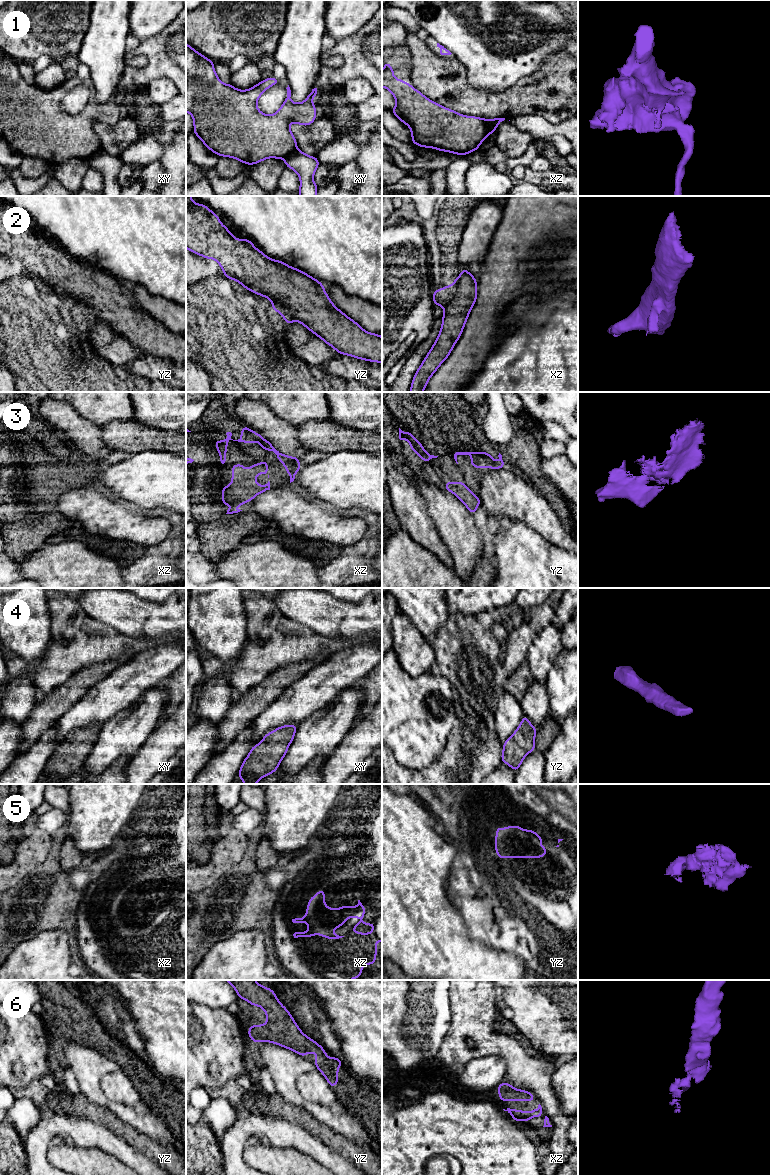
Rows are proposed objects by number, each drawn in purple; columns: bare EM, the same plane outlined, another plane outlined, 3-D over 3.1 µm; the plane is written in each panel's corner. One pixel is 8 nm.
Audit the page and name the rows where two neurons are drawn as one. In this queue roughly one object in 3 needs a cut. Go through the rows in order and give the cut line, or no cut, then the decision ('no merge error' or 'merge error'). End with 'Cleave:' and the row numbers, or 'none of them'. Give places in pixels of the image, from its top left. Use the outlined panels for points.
1: cut in xy along (296, 148), (284, 159); merge error
2: cut in yz along (277, 308), (284, 307), (294, 320); merge error
3: no cut; no merge error
4: no cut; no merge error
5: no cut; no merge error
6: no cut; no merge error
Cleave: 1, 2

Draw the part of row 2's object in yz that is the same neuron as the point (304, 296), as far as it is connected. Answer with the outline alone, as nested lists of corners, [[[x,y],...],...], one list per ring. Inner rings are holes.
[[[186,196],[186,248],[206,259],[216,260],[224,276],[239,282],[245,289],[268,298],[277,311],[285,307],[309,331],[344,354],[368,362],[382,363],[382,337],[365,331],[358,323],[340,311],[324,290],[324,284],[297,268],[267,257],[248,239],[236,239],[216,213],[204,204],[196,204]]]

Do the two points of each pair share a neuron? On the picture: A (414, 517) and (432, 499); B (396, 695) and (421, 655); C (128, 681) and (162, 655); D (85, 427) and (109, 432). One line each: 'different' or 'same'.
A: different
B: different
C: same
D: different

